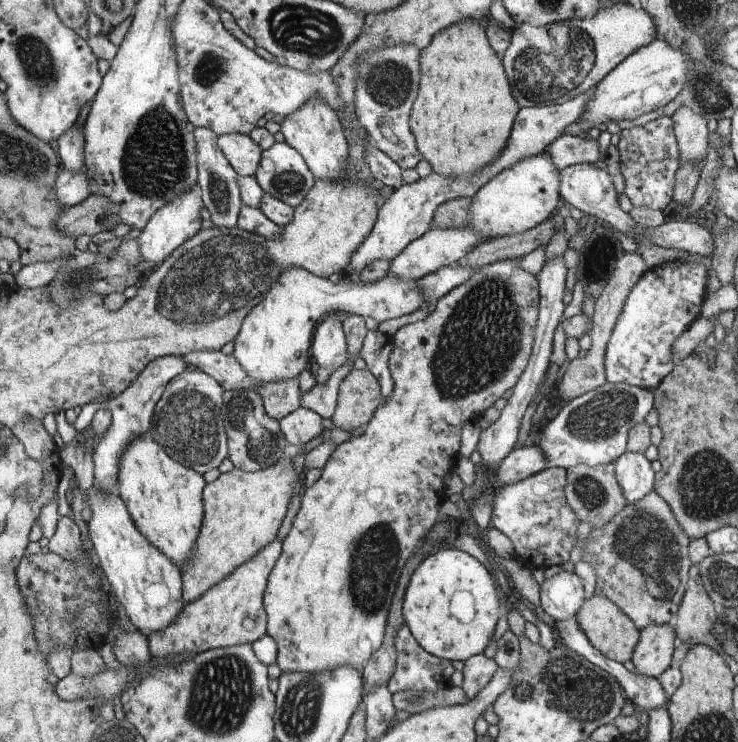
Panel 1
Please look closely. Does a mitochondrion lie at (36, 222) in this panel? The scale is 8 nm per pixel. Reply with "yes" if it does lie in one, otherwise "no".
no

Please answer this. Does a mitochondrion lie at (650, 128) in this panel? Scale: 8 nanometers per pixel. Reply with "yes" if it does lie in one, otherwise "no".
no

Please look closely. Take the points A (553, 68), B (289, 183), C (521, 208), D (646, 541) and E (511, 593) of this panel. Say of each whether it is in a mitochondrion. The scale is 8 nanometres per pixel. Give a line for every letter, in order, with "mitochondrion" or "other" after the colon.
A: mitochondrion
B: mitochondrion
C: other
D: mitochondrion
E: other

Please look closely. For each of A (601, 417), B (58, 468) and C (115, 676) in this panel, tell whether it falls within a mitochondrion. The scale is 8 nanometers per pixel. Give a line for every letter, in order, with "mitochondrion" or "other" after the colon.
A: mitochondrion
B: other
C: other

